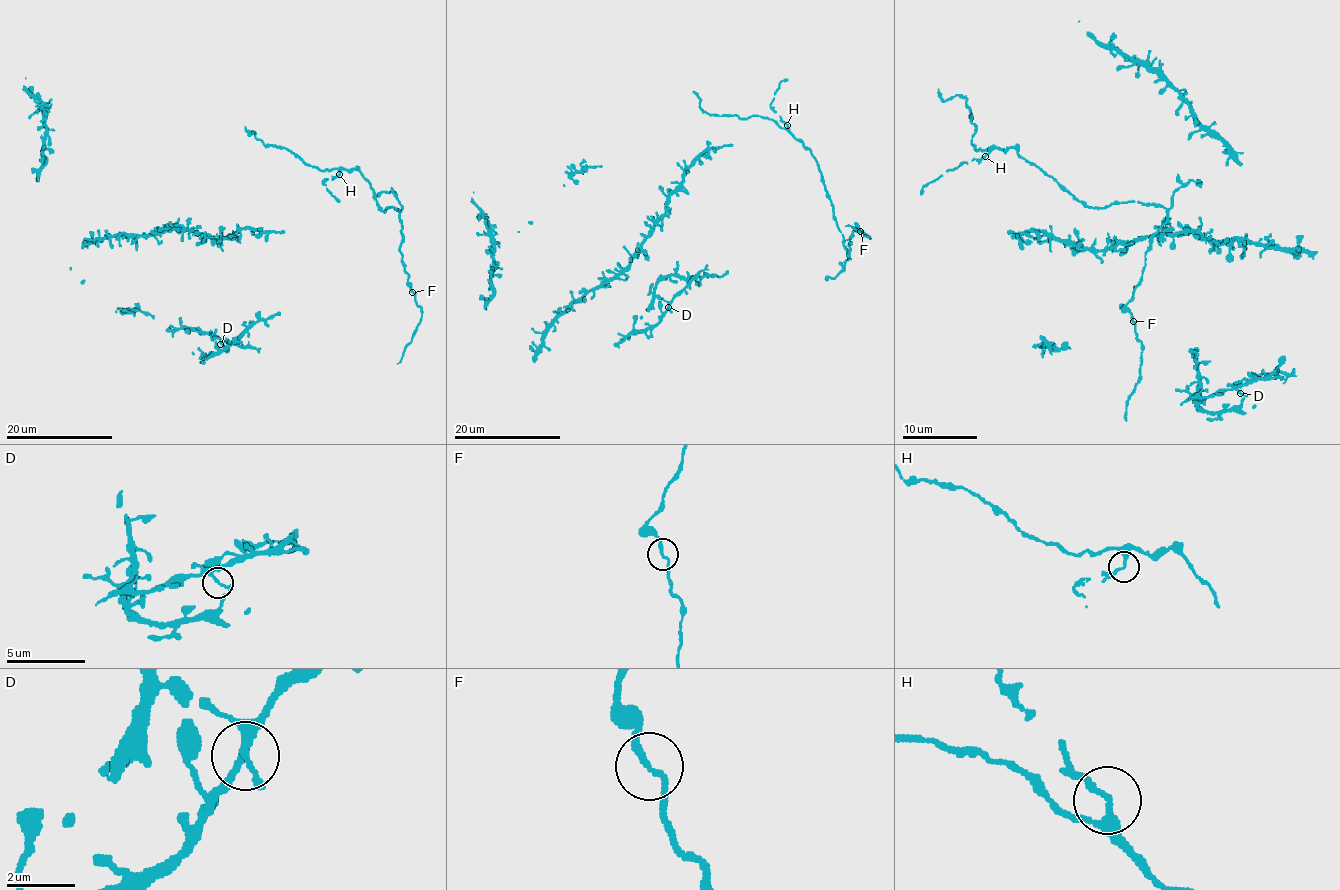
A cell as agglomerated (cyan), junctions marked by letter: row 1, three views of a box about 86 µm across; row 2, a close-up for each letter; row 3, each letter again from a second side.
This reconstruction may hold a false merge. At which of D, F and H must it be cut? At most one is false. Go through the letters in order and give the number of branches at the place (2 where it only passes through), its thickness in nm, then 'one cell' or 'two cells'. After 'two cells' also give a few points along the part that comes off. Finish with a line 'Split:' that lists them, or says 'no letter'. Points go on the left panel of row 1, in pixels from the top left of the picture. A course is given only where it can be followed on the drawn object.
D: 2 | 200 nm | one cell
F: 2 | 180 nm | one cell
H: 2 | 180 nm | one cell
Split: no letter

